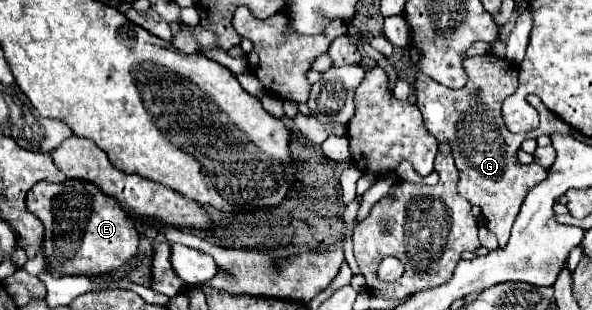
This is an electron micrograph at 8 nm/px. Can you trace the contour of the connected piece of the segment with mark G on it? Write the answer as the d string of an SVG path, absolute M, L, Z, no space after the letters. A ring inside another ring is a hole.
M495 54L471 56L463 62L463 66L469 74L469 82L461 90L445 88L425 74L419 74L415 82L417 108L423 114L425 128L437 138L437 142L451 144L455 166L461 174L457 190L463 198L481 208L483 218L487 220L485 226L497 236L499 248L503 248L503 244L509 240L509 232L519 214L523 198L535 186L535 182L543 182L547 176L547 170L539 164L519 164L517 150L521 142L543 134L550 136L554 132L572 134L572 128L547 112L538 97L530 95L530 104L541 114L541 126L527 134L509 132L503 122L501 102L517 90L517 66L505 58L497 58Z

